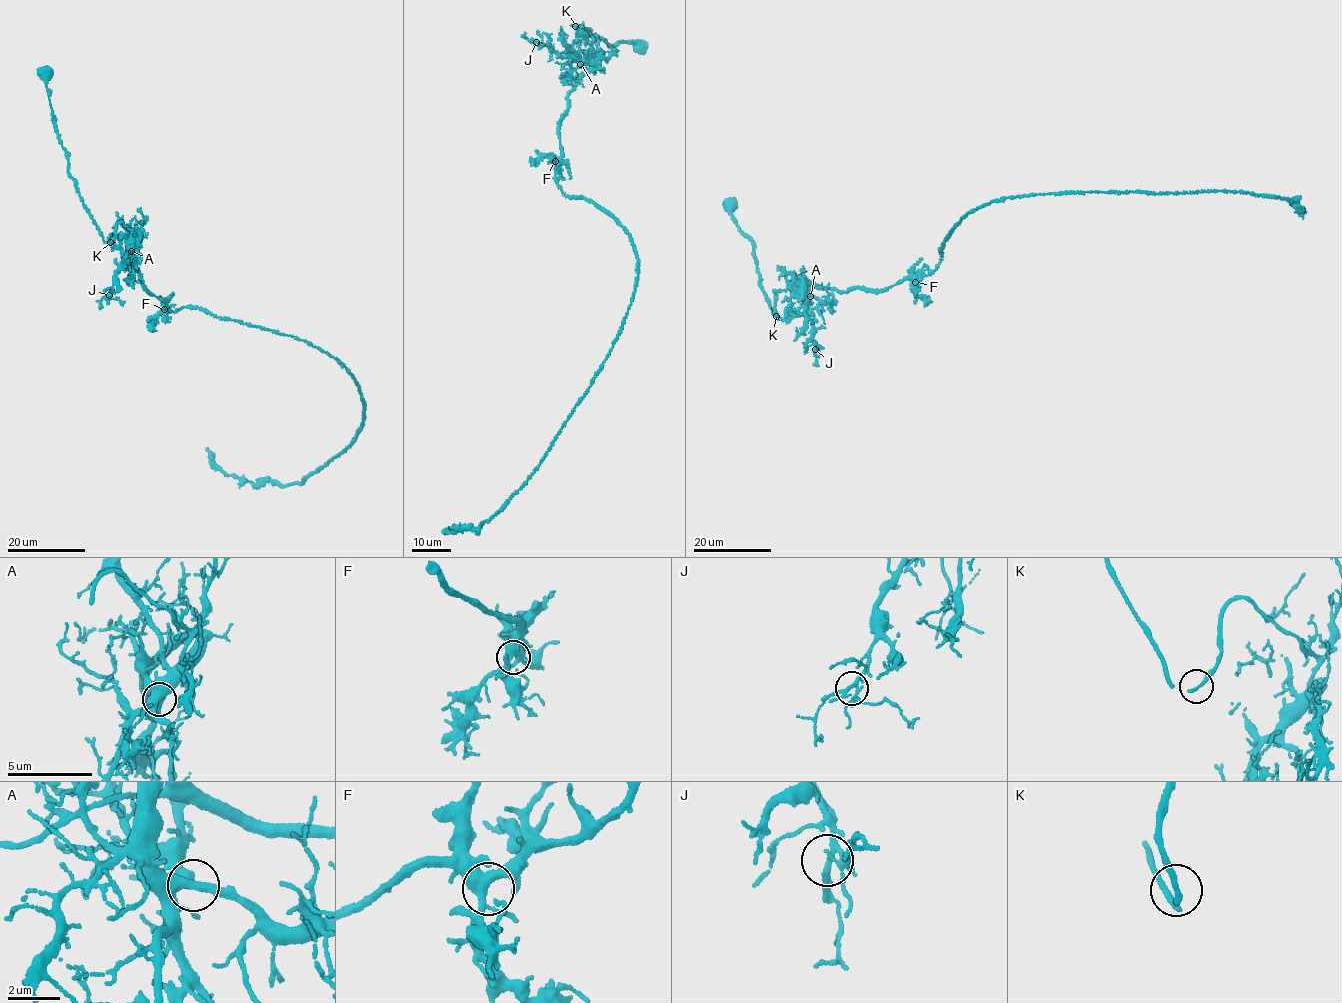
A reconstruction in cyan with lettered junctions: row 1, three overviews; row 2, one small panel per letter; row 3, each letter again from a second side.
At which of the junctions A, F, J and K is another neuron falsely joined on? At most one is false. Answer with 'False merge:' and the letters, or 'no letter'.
False merge: no letter

